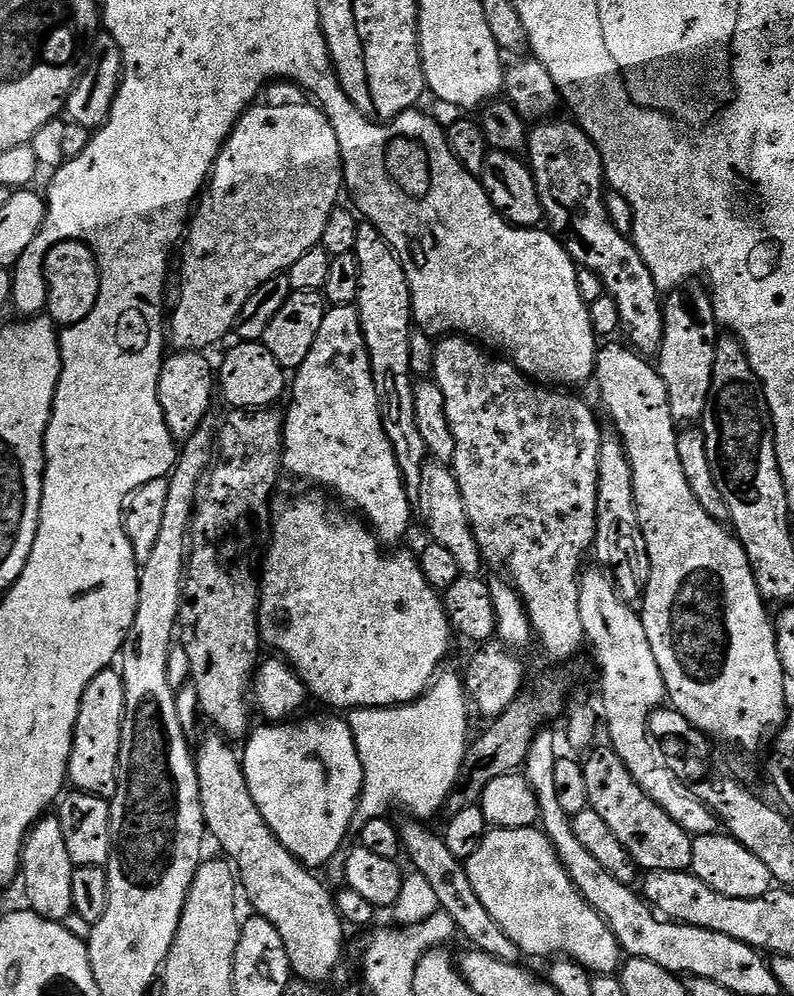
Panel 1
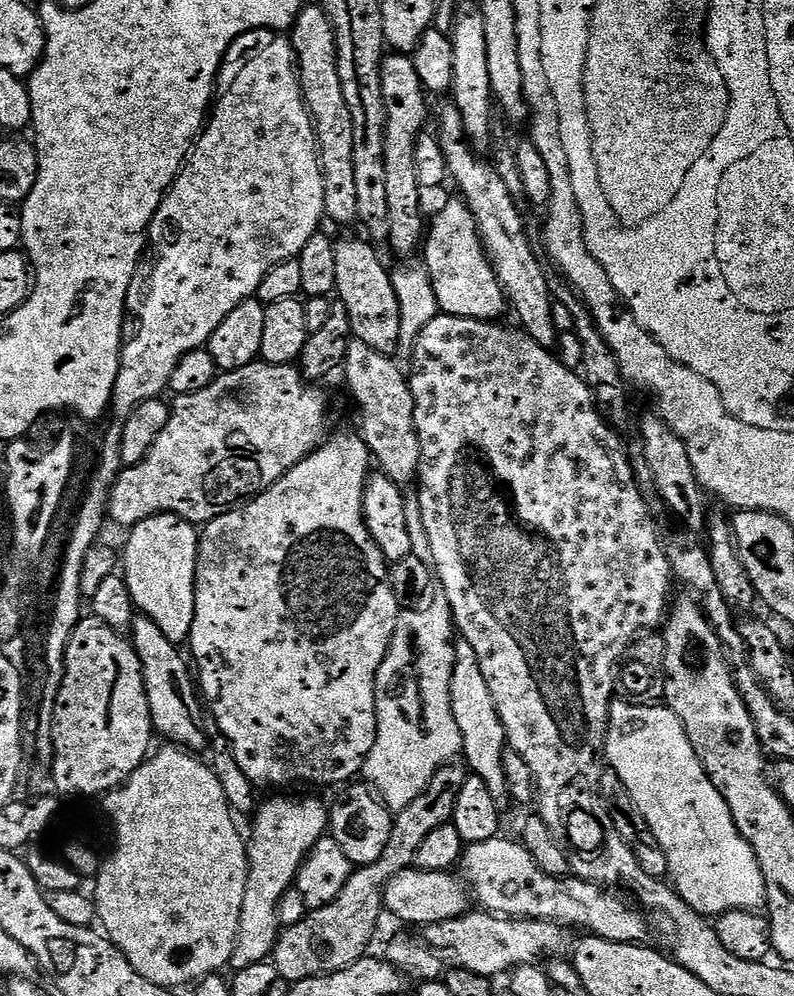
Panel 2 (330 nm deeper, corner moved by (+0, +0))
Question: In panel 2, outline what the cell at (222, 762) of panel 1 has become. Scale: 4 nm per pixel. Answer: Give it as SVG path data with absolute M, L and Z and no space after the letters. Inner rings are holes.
M137 615L136 621L132 623L130 639L132 649L142 662L153 729L168 739L165 741L185 750L200 750L196 748L204 748L207 744L209 747L210 736L208 740L208 728L204 725L206 708L198 691L198 680L186 656L184 661L181 649L174 642L170 642L170 638L166 638L166 634L162 634L157 623L152 622L148 616Z

